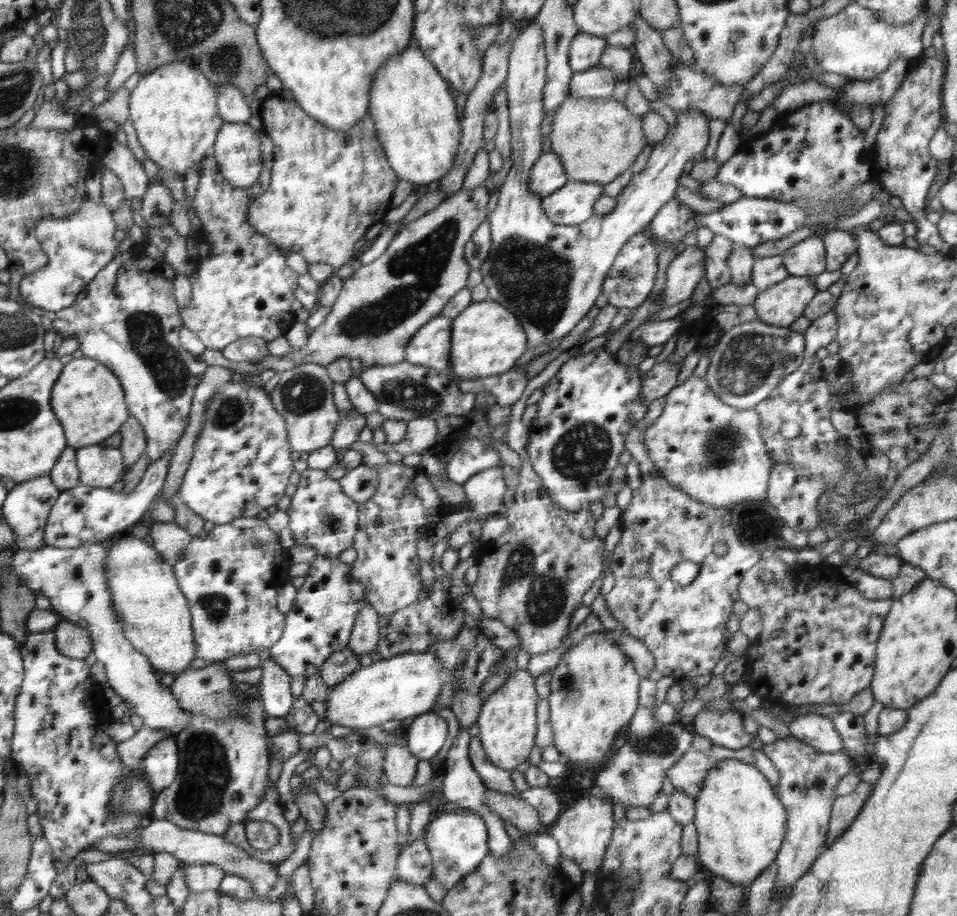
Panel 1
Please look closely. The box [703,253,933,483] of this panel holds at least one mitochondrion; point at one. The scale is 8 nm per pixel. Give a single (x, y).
(751, 357)

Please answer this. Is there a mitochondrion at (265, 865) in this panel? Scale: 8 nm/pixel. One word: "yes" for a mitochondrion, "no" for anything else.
no

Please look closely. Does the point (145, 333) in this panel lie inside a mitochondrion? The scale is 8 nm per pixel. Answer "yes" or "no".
yes

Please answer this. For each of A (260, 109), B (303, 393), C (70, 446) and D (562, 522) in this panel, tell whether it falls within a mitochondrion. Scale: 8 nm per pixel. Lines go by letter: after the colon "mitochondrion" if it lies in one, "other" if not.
A: other
B: mitochondrion
C: other
D: other

